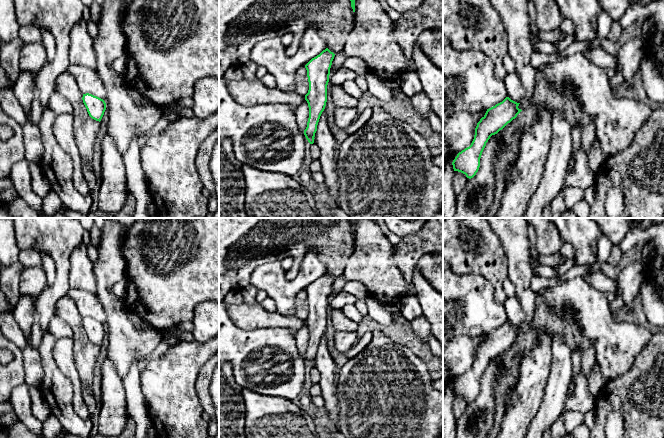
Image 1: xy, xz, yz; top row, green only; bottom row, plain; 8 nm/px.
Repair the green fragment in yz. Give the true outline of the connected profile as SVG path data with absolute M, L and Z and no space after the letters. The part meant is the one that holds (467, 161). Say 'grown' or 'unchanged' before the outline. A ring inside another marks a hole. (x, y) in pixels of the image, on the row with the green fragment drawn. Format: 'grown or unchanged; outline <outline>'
unchanged; outline M506 97L502 102L496 104L495 106L487 109L485 115L480 119L475 128L475 135L471 145L457 154L452 162L454 171L461 172L466 175L467 178L473 178L479 170L480 158L482 152L486 146L486 143L492 135L497 134L502 130L508 123L517 117L517 115L522 111L518 108L520 103L511 100Z

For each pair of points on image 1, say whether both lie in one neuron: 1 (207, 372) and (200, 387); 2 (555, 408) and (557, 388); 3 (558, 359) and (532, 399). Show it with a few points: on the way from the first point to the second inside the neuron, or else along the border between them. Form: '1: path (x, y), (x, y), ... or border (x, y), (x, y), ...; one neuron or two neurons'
1: path (204, 376), (202, 383); one neuron
2: path (555, 403), (555, 393); one neuron
3: border (550, 348), (551, 371), (542, 394); two neurons

